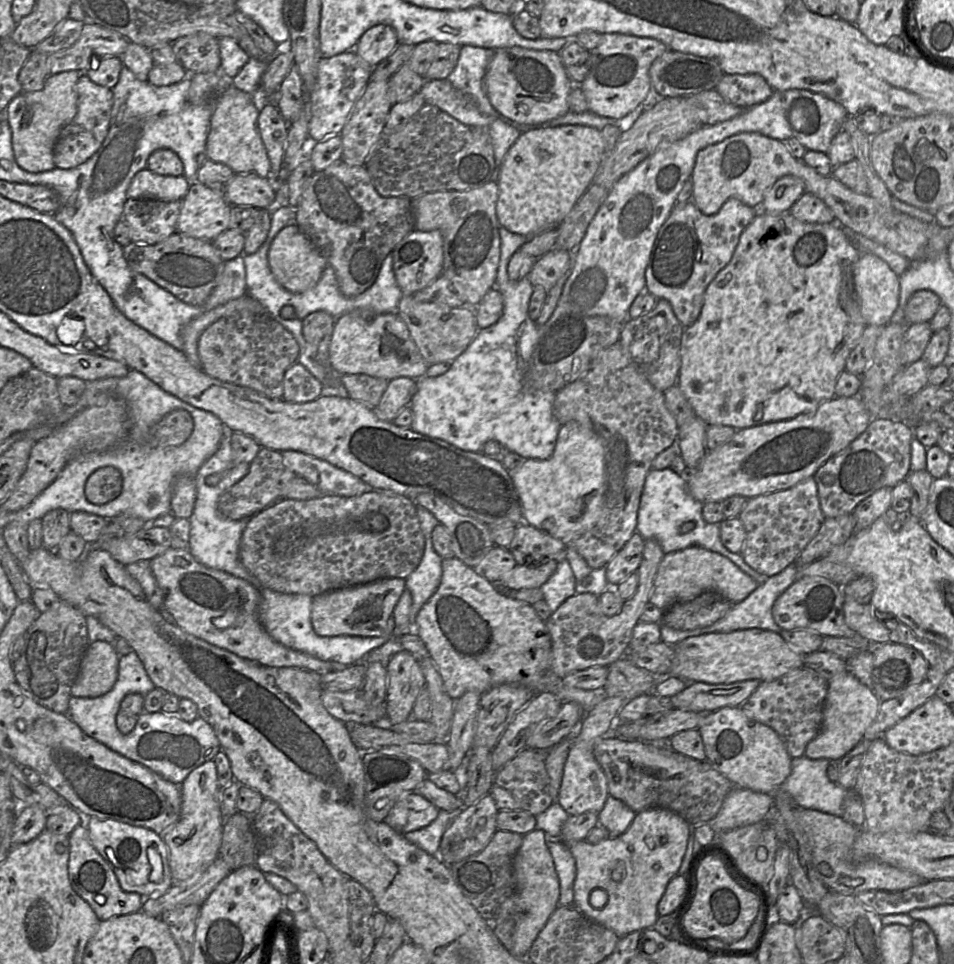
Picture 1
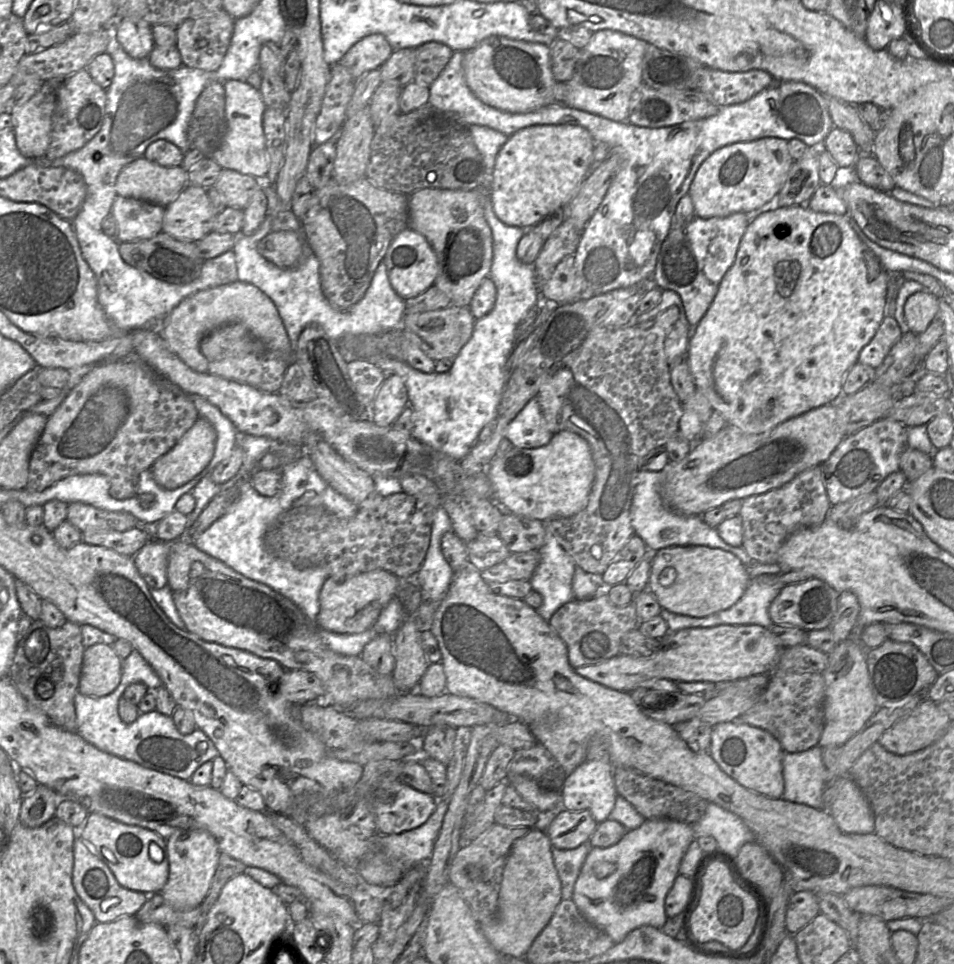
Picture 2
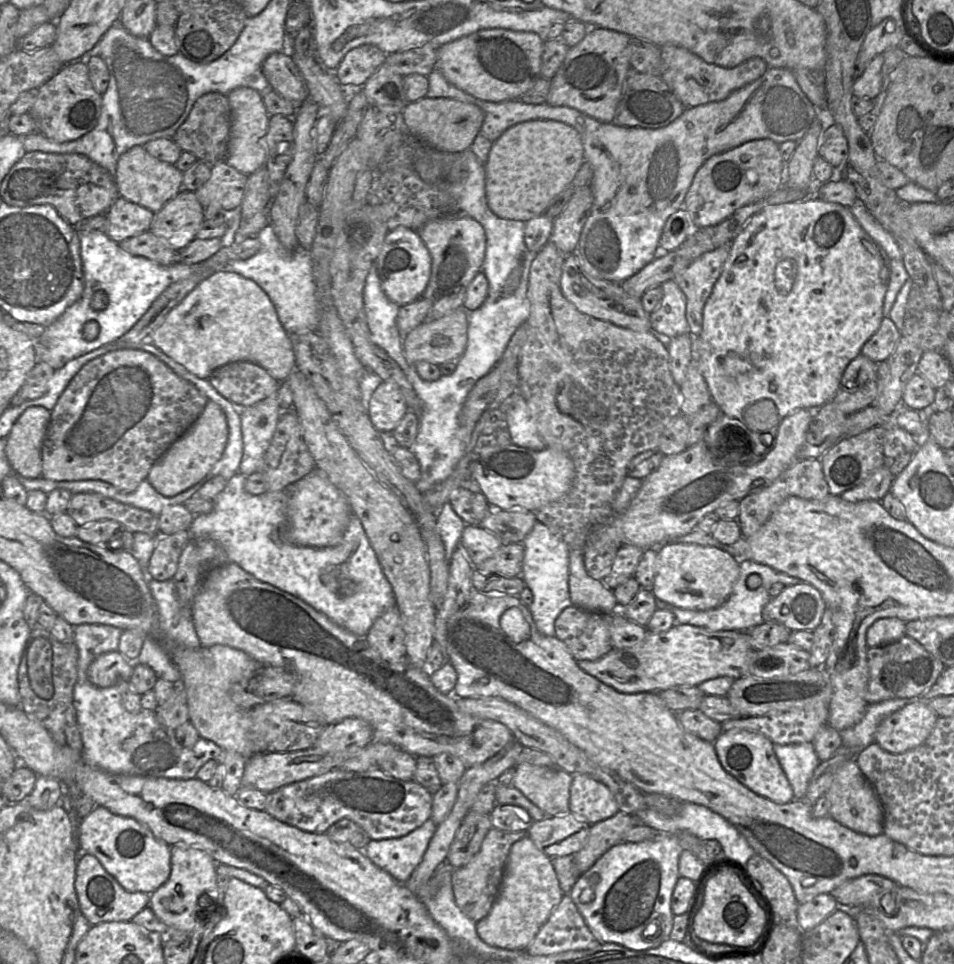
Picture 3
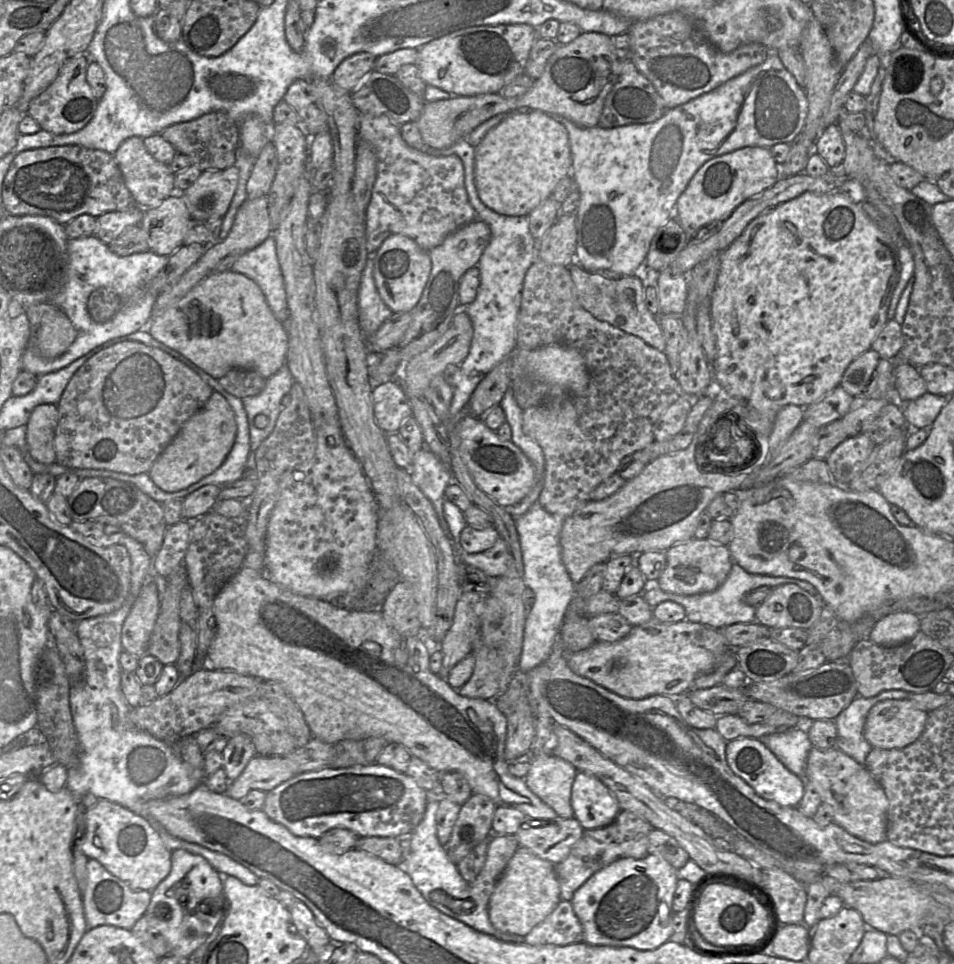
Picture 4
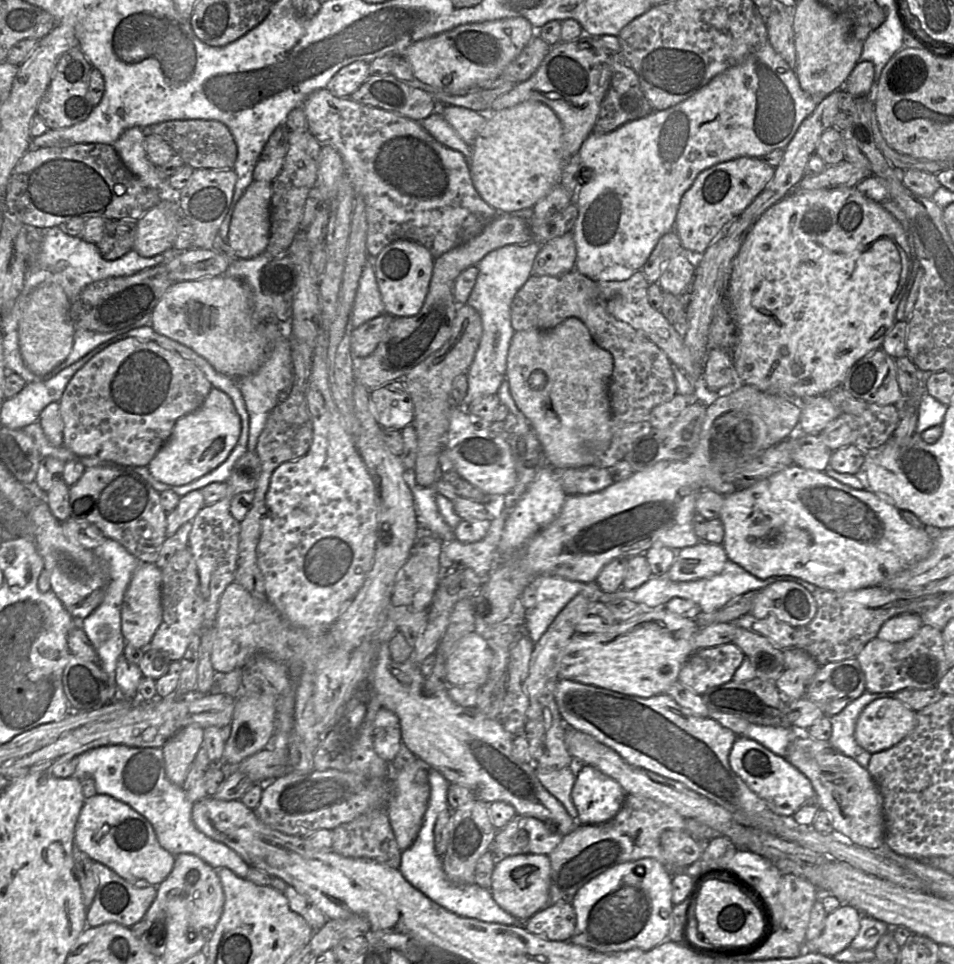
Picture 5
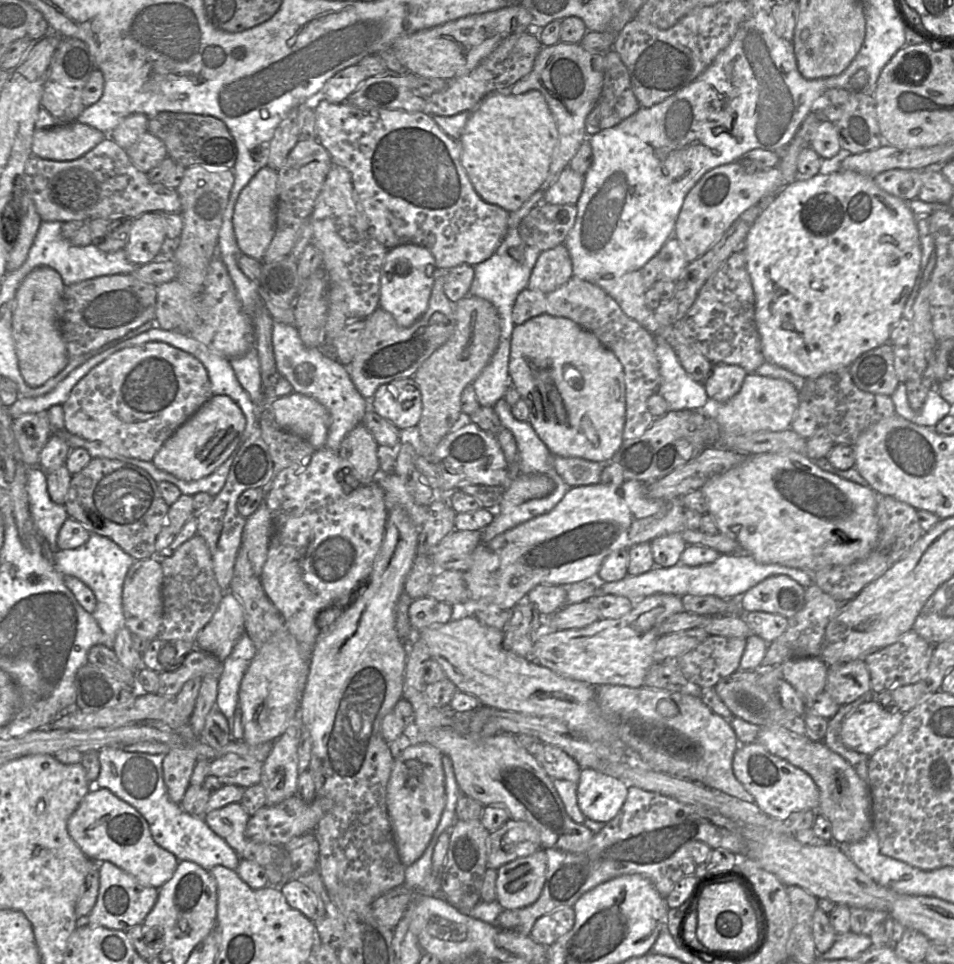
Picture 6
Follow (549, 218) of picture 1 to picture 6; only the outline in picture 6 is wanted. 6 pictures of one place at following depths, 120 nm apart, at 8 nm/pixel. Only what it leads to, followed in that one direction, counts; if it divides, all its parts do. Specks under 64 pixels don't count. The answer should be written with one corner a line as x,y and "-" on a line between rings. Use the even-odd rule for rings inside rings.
538,90
519,95
493,92
471,112
458,140
461,162
479,196
487,203
500,206
509,213
517,211
546,181
559,133
549,105

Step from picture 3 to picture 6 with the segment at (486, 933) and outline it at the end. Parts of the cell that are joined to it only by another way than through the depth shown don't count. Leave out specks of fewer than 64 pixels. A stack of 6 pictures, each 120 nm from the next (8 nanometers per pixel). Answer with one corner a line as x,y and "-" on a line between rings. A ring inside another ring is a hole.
540,849
497,869
496,901
504,910
533,904
540,896
547,874
547,857

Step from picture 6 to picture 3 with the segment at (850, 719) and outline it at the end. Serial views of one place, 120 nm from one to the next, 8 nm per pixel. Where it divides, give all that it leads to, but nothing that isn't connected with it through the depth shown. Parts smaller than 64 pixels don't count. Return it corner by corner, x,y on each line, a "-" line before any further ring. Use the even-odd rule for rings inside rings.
916,699
880,723
875,742
893,754
907,752
928,738
937,719
938,716
924,699

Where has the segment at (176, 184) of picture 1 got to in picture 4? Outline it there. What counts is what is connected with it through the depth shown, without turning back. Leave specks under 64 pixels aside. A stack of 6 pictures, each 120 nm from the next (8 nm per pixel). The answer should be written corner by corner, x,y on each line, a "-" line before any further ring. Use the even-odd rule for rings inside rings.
138,136
127,138
113,155
122,173
126,187
130,191
136,205
141,208
155,208
165,198
176,192
174,185
175,173
170,170
167,164
161,163
152,157
145,147
143,138

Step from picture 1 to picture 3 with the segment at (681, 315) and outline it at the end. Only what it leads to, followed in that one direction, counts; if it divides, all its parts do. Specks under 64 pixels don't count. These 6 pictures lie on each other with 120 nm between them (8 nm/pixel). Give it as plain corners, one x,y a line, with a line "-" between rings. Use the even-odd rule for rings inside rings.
727,244
704,253
673,278
685,295
685,316
693,338
701,334
704,306
729,256
730,247
731,244

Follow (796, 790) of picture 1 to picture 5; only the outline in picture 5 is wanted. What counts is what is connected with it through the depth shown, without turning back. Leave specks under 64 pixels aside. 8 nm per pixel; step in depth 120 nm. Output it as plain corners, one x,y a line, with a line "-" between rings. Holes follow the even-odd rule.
750,723
742,736
757,741
758,743
766,747
774,754
785,758
789,744
793,740
795,740
800,733
804,733
804,731
798,731
792,727
785,728
785,727
775,727
775,726
763,726
763,725

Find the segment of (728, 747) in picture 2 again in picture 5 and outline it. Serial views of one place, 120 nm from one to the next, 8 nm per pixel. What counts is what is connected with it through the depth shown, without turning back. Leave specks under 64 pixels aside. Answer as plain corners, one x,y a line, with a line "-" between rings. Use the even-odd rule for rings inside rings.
739,736
735,740
729,753
729,765
731,769
748,786
748,788
753,791
758,797
763,799
769,809
777,815
792,816
800,806
802,806
807,800
815,796
815,791
810,780
796,767
794,767
784,757
774,754
757,741
754,741
747,737

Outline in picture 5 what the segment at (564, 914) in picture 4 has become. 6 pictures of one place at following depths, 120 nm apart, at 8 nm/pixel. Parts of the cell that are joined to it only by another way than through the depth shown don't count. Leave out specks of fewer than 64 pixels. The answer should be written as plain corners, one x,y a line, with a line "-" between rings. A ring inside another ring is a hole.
572,903
549,904
524,923
526,930
550,940
568,942
575,932
576,913

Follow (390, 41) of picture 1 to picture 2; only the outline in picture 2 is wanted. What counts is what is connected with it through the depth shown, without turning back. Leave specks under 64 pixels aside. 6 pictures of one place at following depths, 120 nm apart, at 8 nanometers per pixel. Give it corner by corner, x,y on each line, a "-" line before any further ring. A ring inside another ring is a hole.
370,34
356,42
340,62
355,79
359,79
367,72
380,68
393,51
384,35

